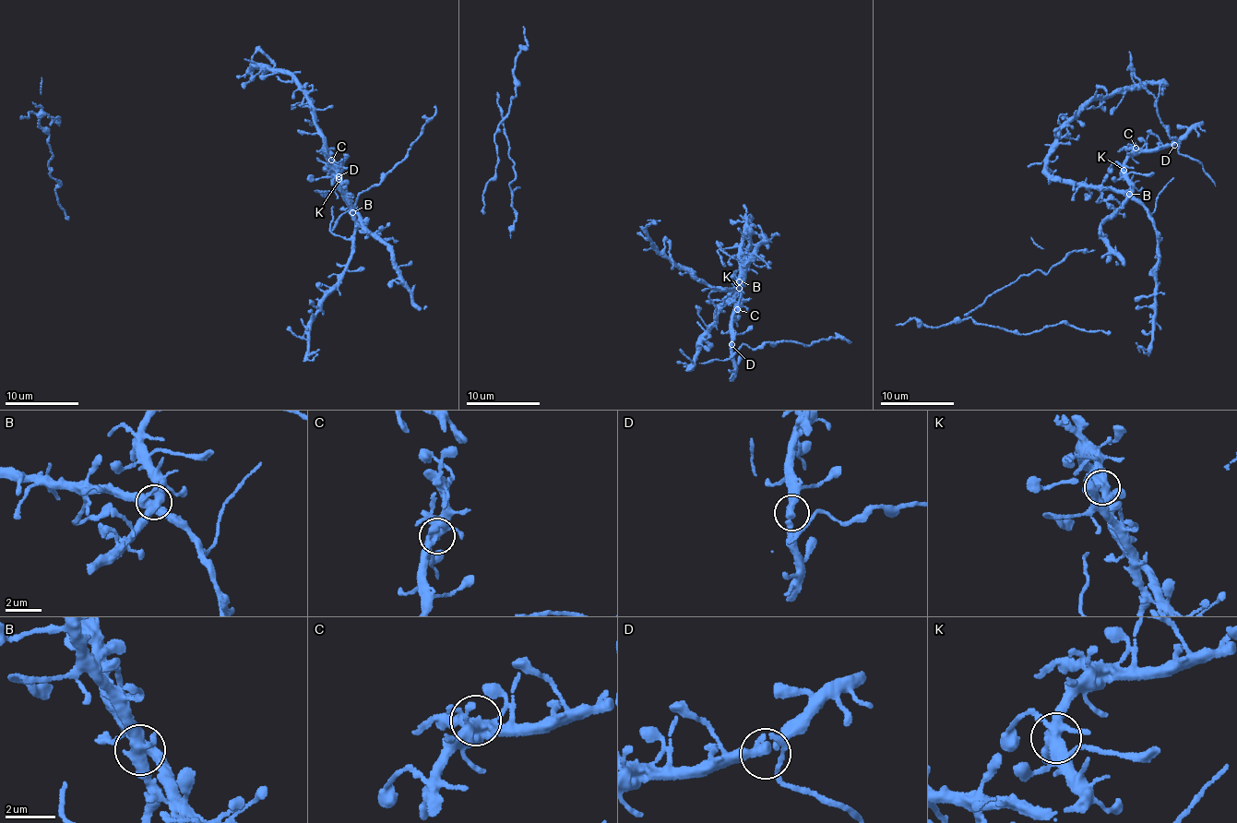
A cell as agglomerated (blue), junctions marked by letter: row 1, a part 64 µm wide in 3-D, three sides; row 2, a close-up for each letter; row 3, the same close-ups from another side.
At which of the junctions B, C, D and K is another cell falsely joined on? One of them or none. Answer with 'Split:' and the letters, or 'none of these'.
Split: none of these

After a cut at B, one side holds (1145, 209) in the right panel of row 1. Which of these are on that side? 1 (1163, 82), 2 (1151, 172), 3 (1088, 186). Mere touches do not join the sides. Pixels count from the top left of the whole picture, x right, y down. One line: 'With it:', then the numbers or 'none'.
With it: 1, 3

